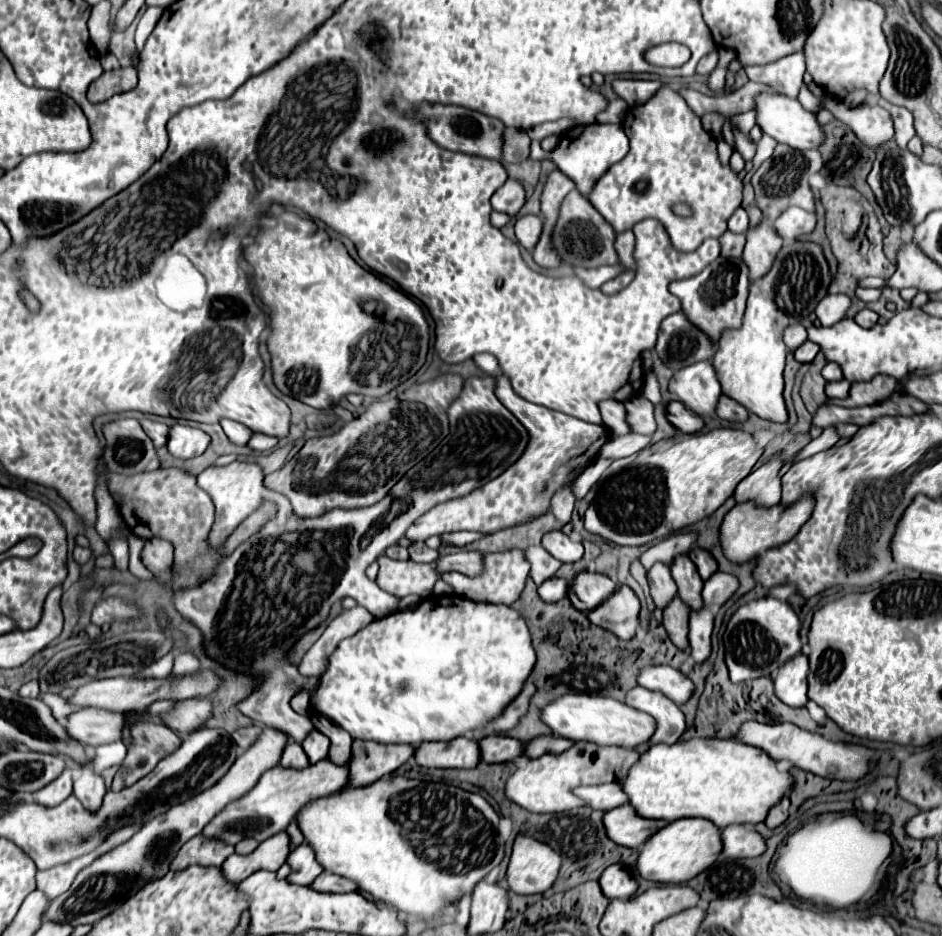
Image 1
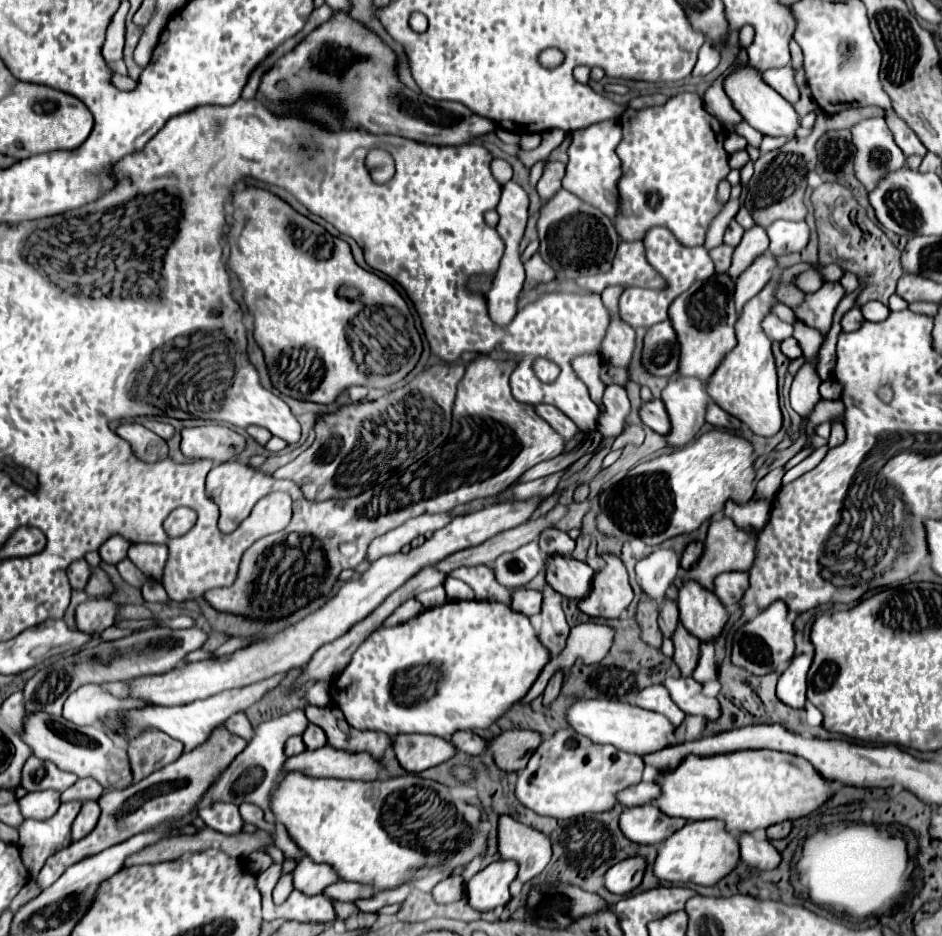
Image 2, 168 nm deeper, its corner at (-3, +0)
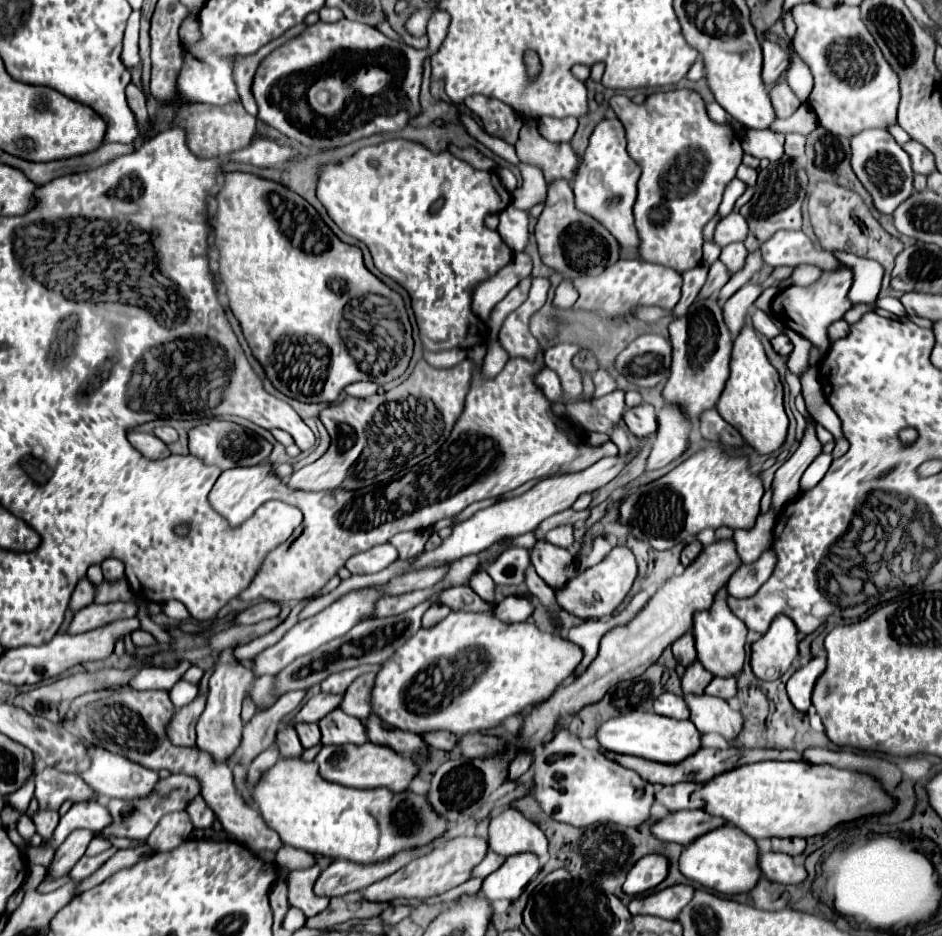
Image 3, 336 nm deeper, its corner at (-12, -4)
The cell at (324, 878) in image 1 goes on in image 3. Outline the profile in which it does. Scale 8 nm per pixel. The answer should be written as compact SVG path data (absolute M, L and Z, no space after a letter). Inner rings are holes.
M473 836L473 838L453 838L445 846L431 850L429 854L415 858L395 874L371 884L369 888L363 890L363 898L371 902L387 902L387 900L423 900L431 896L439 896L449 892L451 888L461 886L471 878L473 868L487 856L489 844L485 838Z

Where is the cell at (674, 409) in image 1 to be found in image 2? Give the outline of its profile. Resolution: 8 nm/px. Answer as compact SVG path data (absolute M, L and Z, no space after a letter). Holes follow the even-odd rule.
M662 400L646 402L640 410L640 416L642 416L642 424L652 428L658 434L668 434L668 430L672 430L672 426L668 422L668 412L664 410Z

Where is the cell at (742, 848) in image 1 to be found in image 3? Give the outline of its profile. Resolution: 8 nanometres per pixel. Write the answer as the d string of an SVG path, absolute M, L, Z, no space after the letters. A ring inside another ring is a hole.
M767 852L759 858L763 874L779 884L801 884L807 878L807 870L797 866L789 854Z

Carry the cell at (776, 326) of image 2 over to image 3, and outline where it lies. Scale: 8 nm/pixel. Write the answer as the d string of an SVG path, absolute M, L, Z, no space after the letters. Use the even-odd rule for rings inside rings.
M755 310L755 312L753 312L751 322L753 322L753 328L755 328L757 332L761 332L763 336L767 336L767 338L775 338L777 334L781 334L781 330L773 324L771 316L765 314L765 312L761 312L761 310Z

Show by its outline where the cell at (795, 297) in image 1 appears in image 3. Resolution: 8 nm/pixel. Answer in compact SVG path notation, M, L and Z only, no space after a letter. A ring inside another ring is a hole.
M745 326L739 336L733 340L731 354L731 374L725 384L725 390L717 402L717 412L725 422L735 426L743 440L755 448L757 454L773 454L777 452L787 436L787 414L783 408L783 386L777 370L765 356L765 350L753 330L753 326Z

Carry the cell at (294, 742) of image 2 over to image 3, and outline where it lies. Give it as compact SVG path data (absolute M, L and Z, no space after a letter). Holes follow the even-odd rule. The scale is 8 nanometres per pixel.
M281 726L281 730L275 736L275 744L281 750L283 758L295 758L303 752L303 746L301 746L293 726Z

